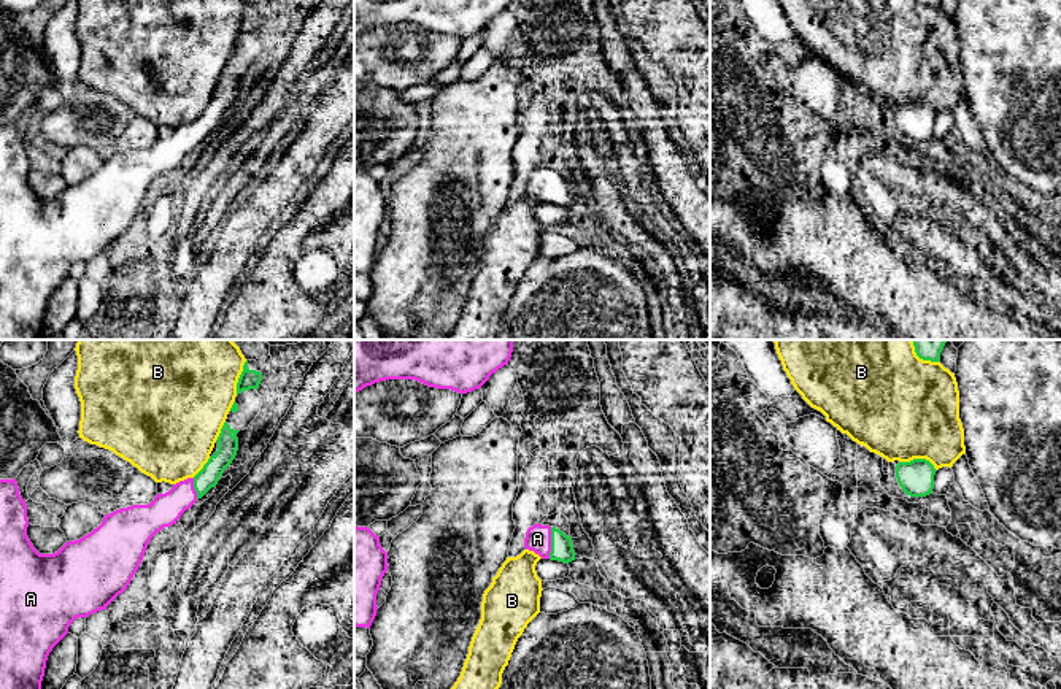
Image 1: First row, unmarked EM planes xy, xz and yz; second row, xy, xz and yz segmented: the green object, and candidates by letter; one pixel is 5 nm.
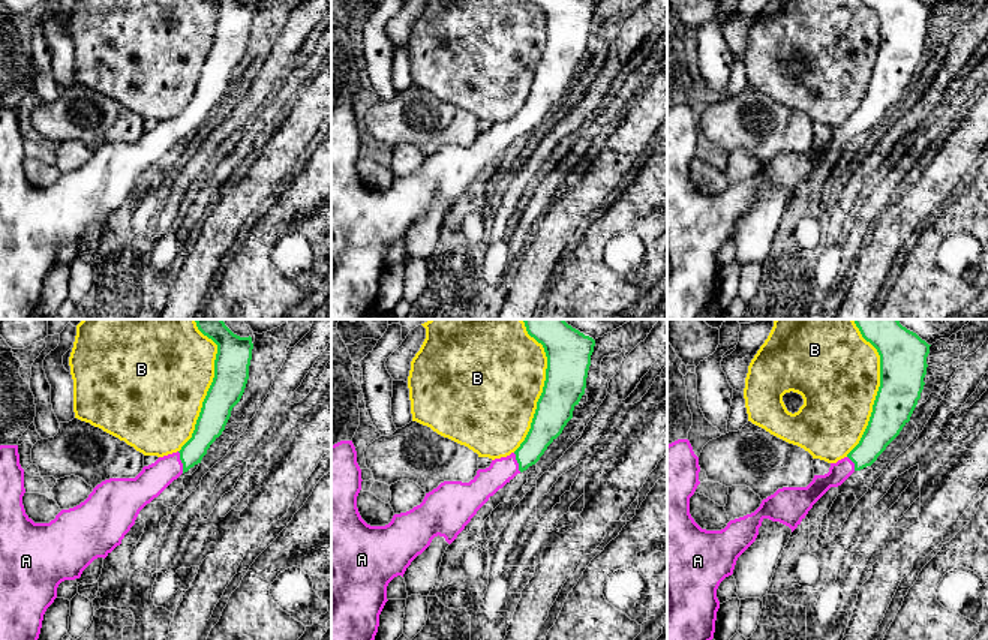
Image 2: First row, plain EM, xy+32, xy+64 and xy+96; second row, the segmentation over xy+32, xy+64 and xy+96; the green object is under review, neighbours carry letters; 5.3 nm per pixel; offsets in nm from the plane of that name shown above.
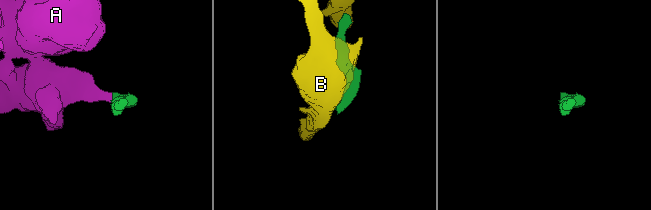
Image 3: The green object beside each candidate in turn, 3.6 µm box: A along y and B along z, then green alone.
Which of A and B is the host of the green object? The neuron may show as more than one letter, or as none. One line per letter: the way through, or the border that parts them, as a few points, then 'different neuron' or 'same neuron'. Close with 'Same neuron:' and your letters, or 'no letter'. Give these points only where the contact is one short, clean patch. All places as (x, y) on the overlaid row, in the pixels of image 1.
A: way xz (561, 545), (551, 543), (537, 538); same neuron
B: different neuron
Same neuron: A

